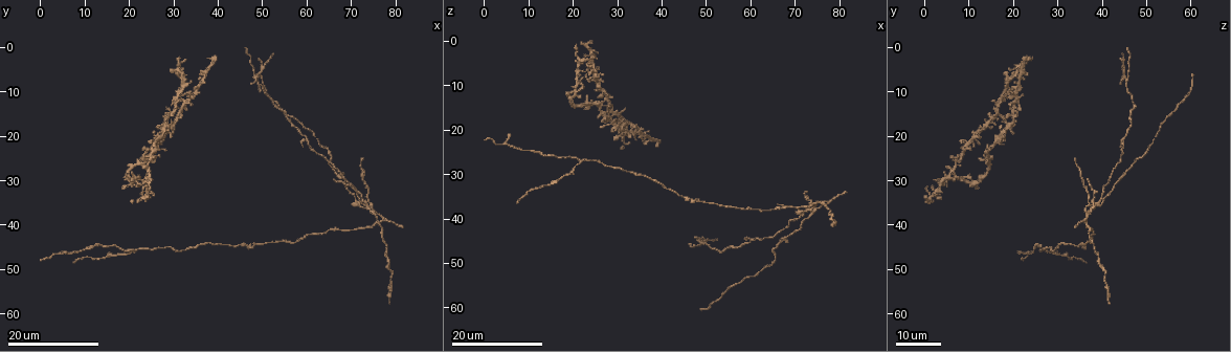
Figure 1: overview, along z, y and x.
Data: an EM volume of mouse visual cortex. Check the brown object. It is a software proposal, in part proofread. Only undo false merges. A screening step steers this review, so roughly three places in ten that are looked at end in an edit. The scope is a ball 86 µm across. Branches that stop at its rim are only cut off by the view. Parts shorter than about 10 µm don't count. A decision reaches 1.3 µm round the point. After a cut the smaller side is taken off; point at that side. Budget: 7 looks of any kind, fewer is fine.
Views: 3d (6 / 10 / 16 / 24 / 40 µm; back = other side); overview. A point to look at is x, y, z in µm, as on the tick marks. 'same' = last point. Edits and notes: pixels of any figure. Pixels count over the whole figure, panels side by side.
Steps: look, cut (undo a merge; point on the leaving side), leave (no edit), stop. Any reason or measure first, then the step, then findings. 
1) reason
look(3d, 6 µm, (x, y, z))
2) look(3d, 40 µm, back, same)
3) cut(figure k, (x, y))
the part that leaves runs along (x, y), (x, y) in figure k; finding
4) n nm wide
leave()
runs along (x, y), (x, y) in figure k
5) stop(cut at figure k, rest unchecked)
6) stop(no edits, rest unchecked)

four or more arms meet
look(3d, 24 µm, (76.0, 39.5, 37.0))

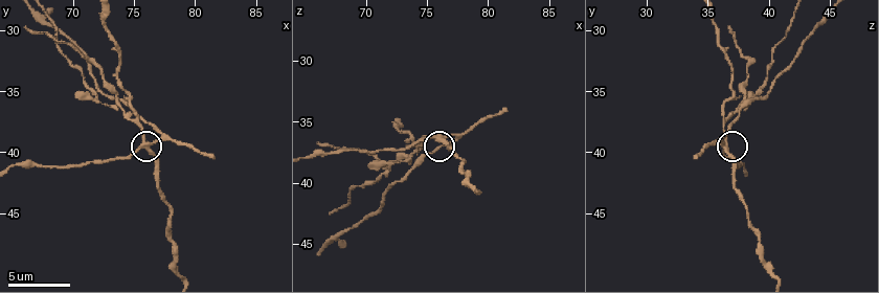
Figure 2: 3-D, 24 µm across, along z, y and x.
zoom in
look(3d, 6 µm, (76.2, 39.8, 36.4))

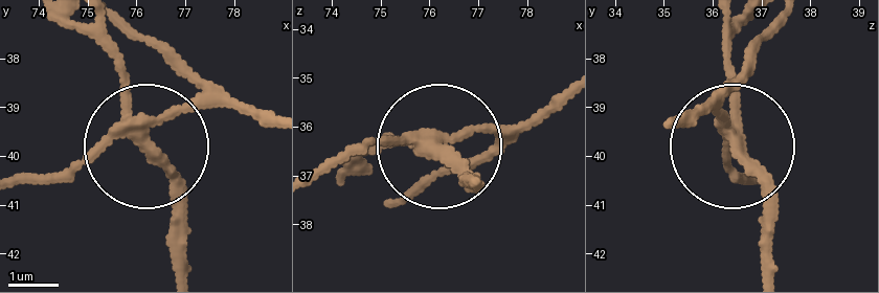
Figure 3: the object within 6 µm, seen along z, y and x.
side arm 21 µm
cut(figure 3, (116, 55))
the part that leaves runs along (134, 130), (121, 71), (75, 21) in figure 3; two cells meet here

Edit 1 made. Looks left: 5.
branch point
look(3d, 24 µm, (22.0, 45.5, 26.5))

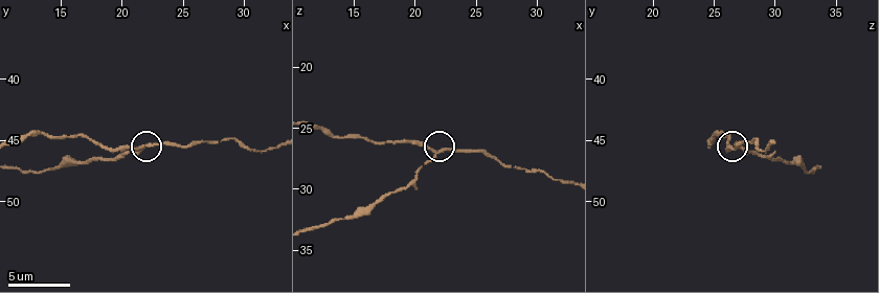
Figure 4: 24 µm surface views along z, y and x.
look(3d, 10 µm, (21.6, 45.6, 27.2))

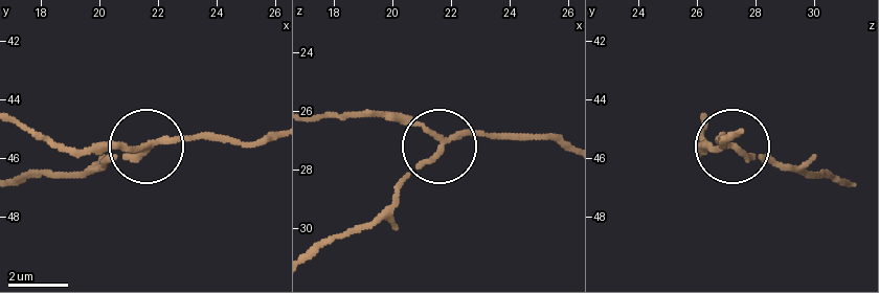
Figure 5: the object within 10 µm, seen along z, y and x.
leave()
runs along (271, 134), (248, 141), (158, 141), (86, 172) in figure 5; one cell here

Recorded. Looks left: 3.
sudden change in width
look(3d, 16 µm, (44.5, 44.0, 35.0))

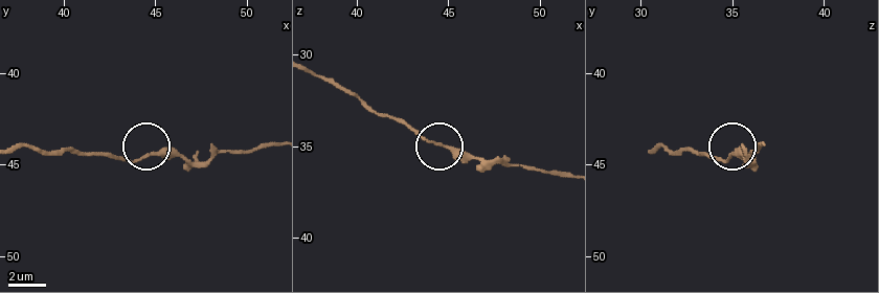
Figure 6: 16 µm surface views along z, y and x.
look(3d, 6 µm, (44.8, 44.4, 35.1))

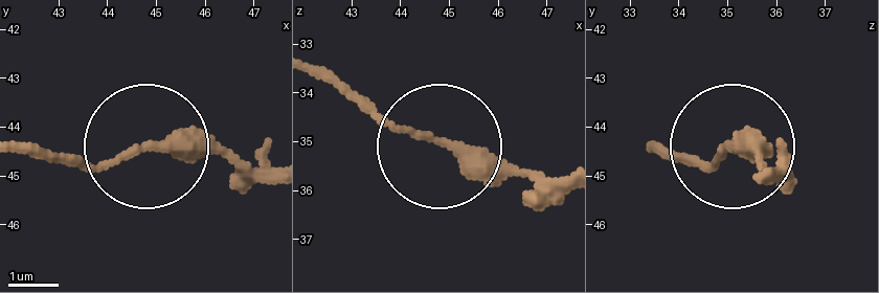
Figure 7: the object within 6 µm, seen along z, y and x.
other side
look(3d, 6 µm, back, (44.90, 44.45, 35.00))

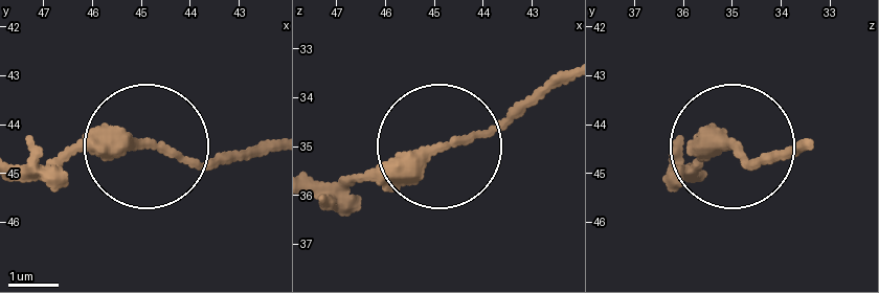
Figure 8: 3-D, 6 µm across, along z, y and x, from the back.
leave()
runs along (557, 79), (494, 133), (393, 154), (323, 200) in figure 8; continuous, no second cell

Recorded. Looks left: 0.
stop(cut at figure 3, rest unchecked)

